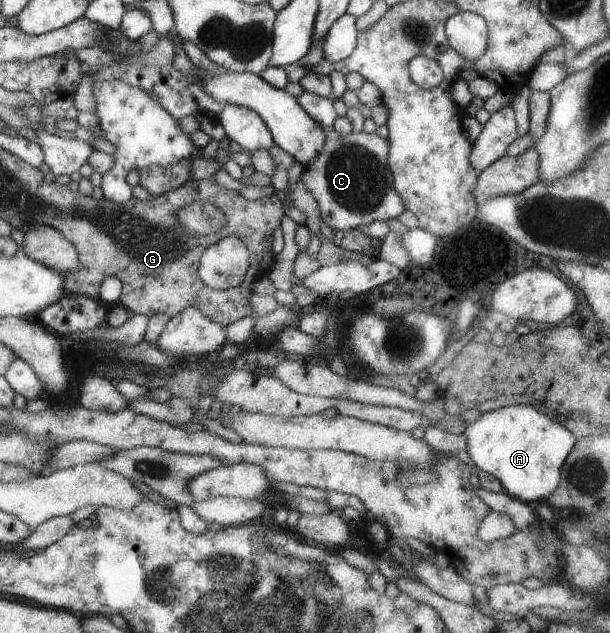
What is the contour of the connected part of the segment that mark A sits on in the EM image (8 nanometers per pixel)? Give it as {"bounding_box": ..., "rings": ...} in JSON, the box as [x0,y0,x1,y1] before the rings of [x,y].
{"bounding_box":[464,404,577,506],"rings":[[[518,404],[481,413],[464,426],[465,451],[477,467],[499,480],[504,492],[530,506],[544,502],[559,483],[559,469],[577,438],[533,406]]]}

